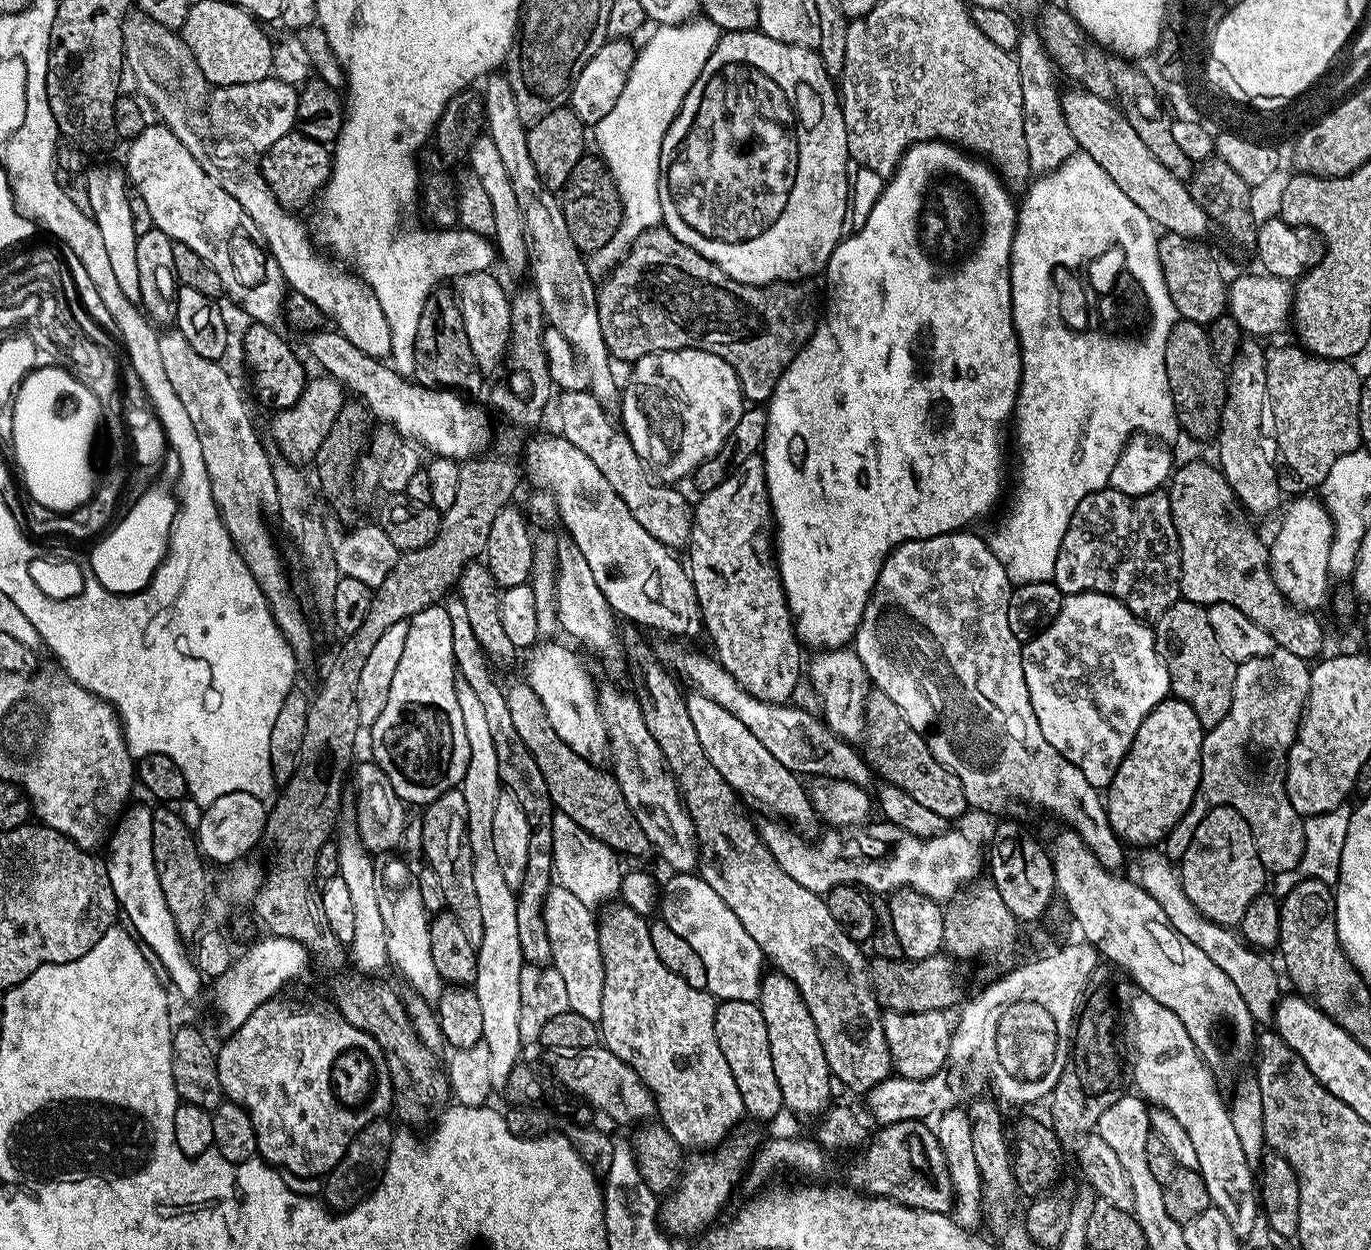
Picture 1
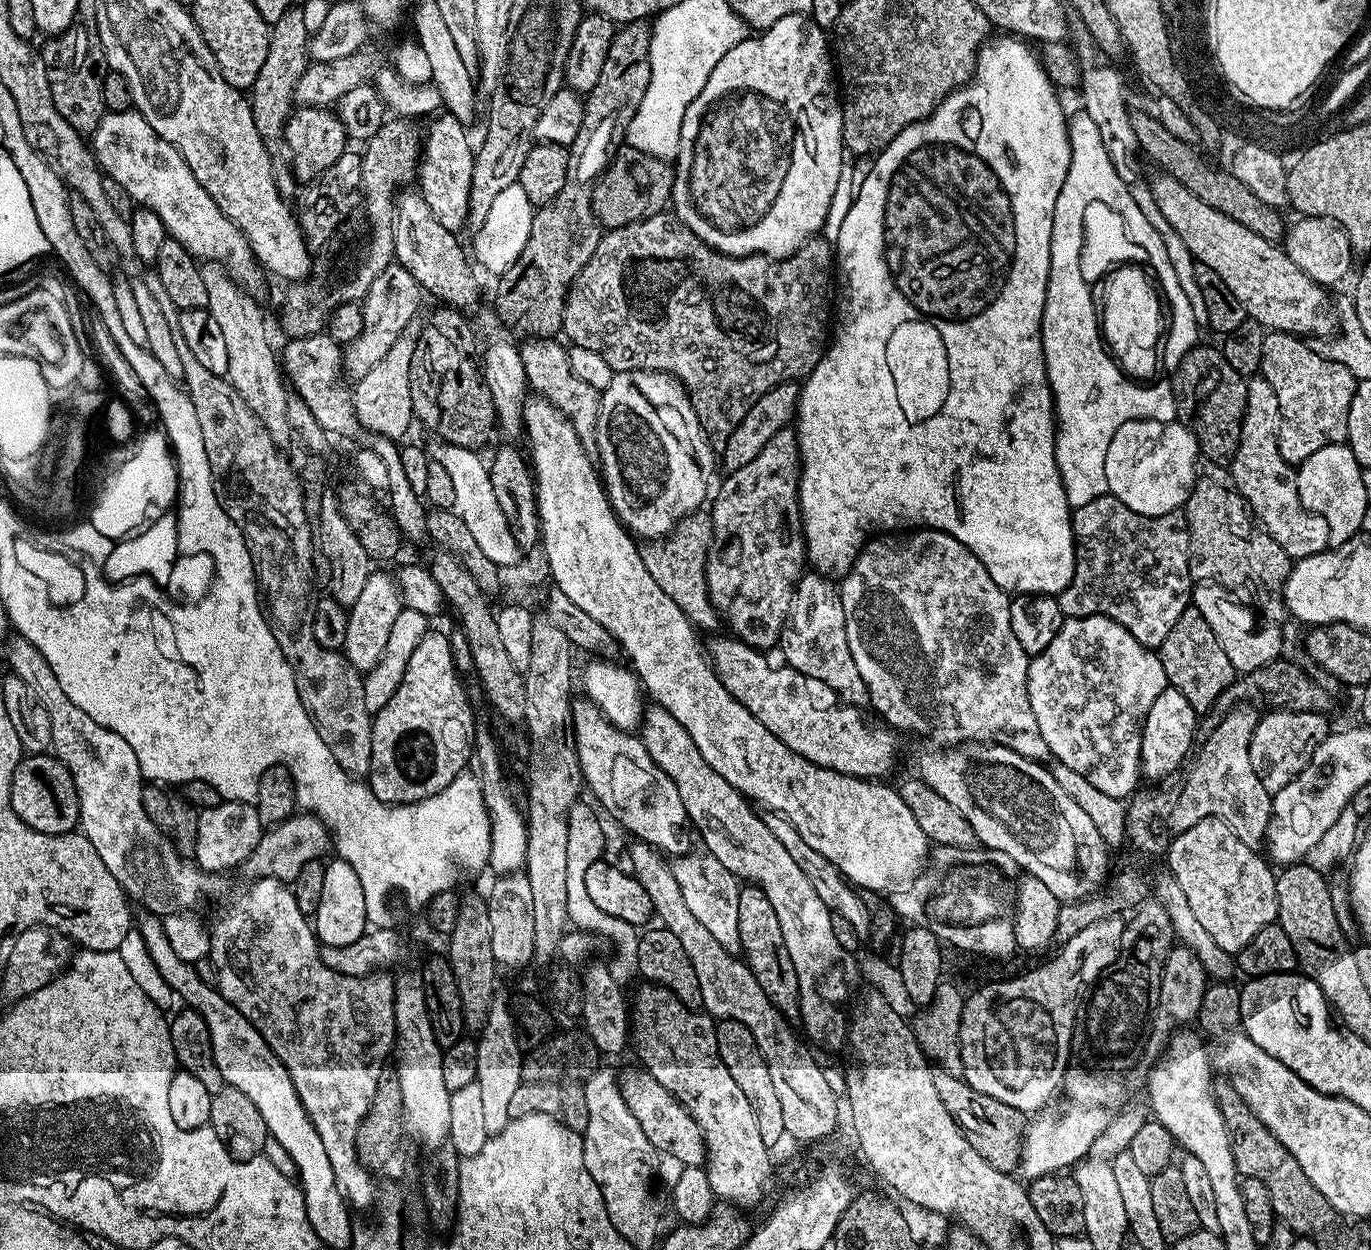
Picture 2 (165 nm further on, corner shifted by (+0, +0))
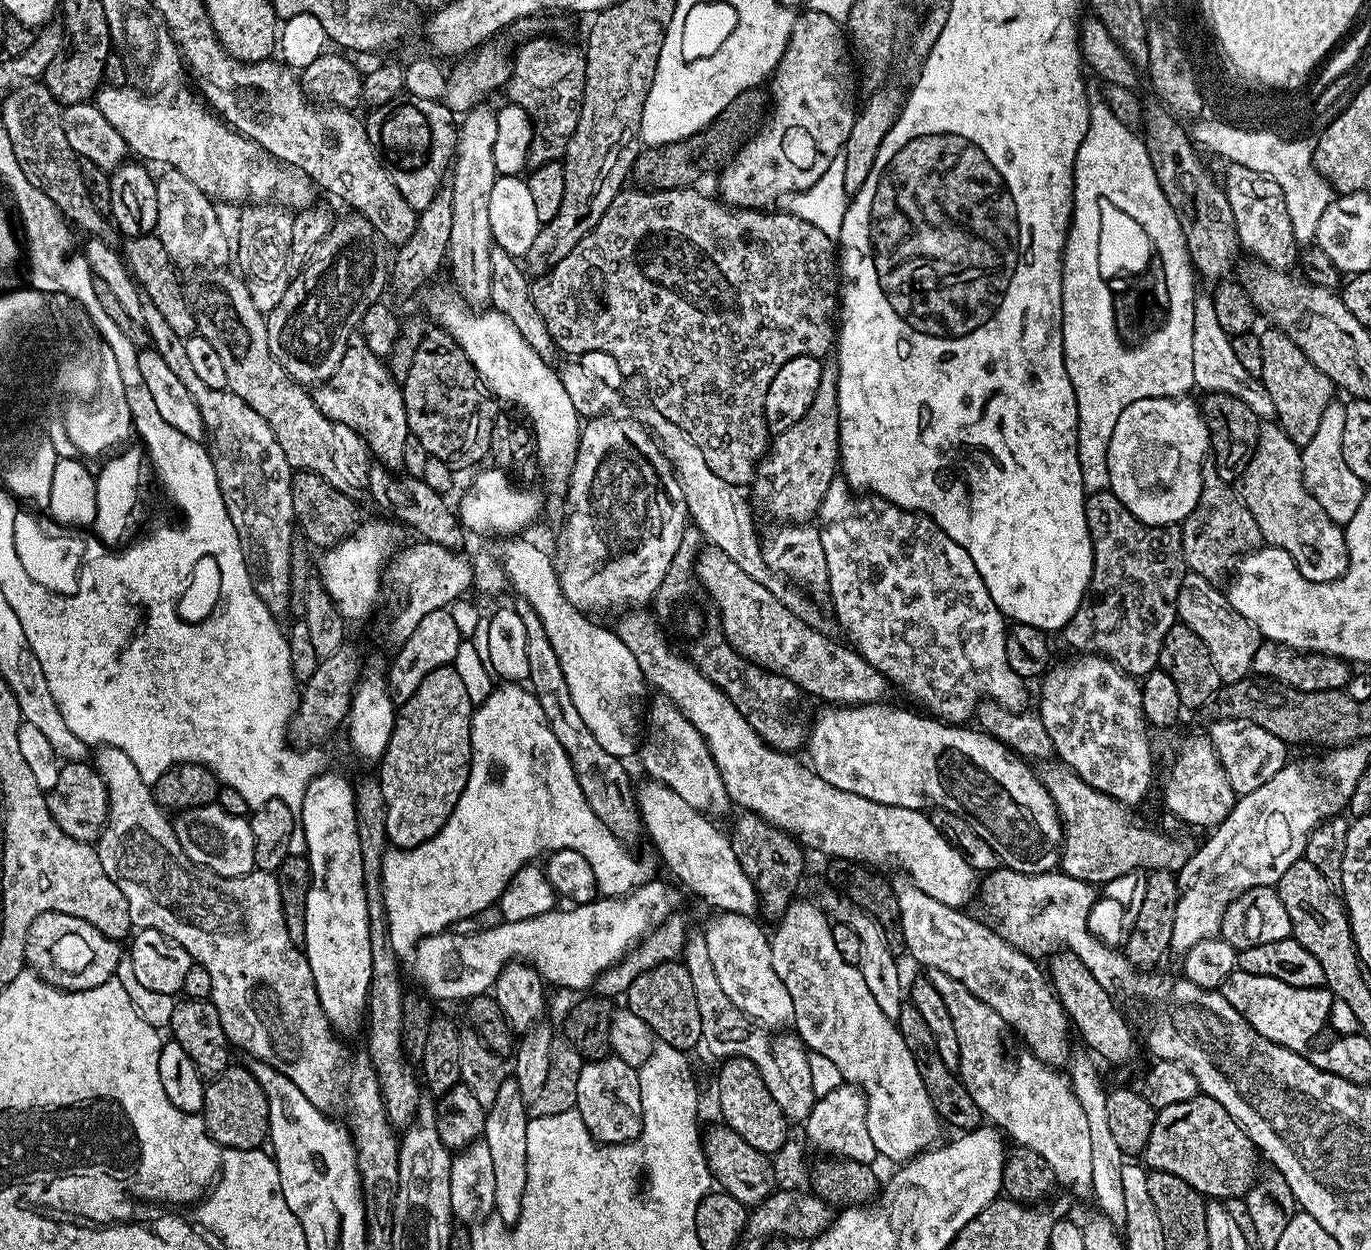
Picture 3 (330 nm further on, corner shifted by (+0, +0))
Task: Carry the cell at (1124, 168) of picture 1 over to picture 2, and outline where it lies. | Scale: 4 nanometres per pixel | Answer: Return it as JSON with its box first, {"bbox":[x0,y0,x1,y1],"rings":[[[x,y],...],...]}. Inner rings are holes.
{"bbox":[1150,174,1338,338],"rings":[[[1156,174],[1156,177],[1151,177],[1150,185],[1163,217],[1174,226],[1183,242],[1186,242],[1186,247],[1196,263],[1210,266],[1210,270],[1218,274],[1218,278],[1221,278],[1242,302],[1249,319],[1258,321],[1265,329],[1290,332],[1301,338],[1327,338],[1337,331],[1338,320],[1334,315],[1333,305],[1332,308],[1328,305],[1328,296],[1324,293],[1327,291],[1302,273],[1302,270],[1290,261],[1279,243],[1262,238],[1254,230],[1242,226],[1242,222],[1234,222],[1234,218],[1226,218],[1226,214],[1214,210],[1214,206],[1206,206],[1206,202],[1190,194],[1190,190],[1186,190],[1186,186],[1178,182],[1178,178]]]}

